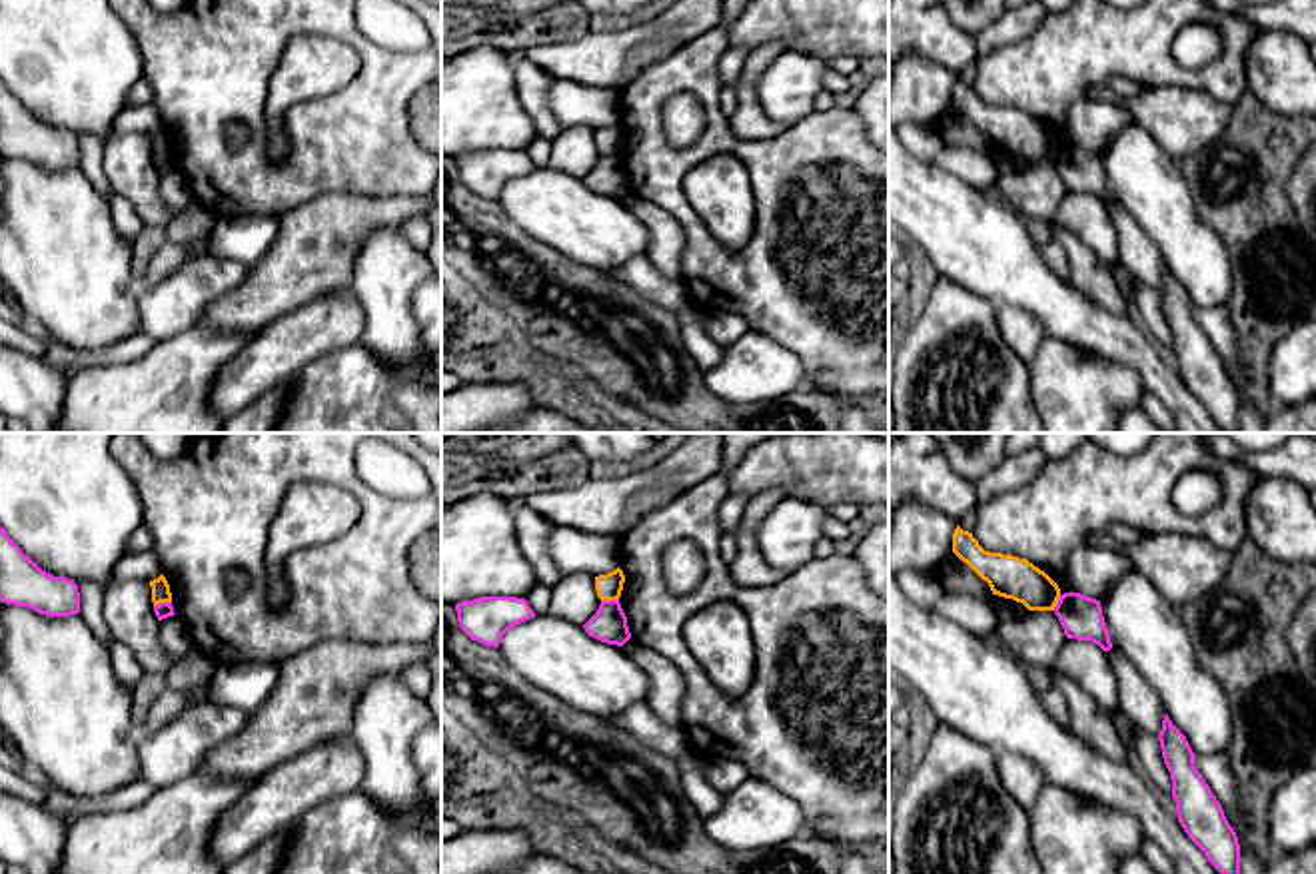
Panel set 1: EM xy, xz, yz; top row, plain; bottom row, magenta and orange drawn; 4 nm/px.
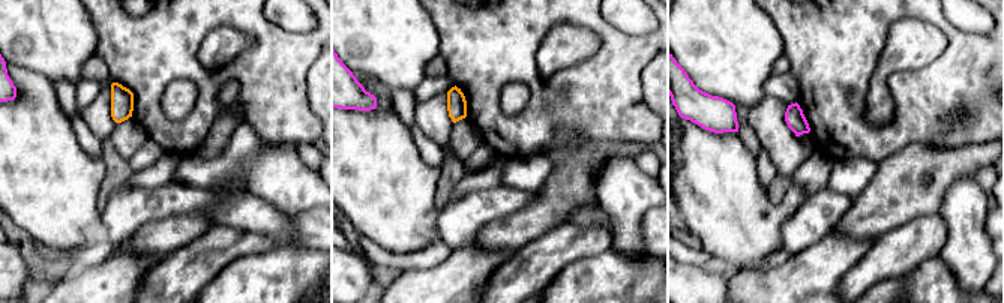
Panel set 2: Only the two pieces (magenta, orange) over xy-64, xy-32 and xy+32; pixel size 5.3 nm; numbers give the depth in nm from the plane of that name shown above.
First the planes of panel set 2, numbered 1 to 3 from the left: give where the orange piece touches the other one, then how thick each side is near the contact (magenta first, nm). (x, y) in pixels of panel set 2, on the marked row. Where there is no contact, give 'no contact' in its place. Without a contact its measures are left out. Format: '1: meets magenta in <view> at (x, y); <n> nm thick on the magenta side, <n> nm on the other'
1: no contact
2: no contact
3: no contact

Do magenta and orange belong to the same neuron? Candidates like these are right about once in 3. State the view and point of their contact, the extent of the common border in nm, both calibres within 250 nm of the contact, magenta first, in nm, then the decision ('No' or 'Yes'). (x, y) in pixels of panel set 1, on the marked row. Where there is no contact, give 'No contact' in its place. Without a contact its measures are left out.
Touches magenta at xy (162, 603). Shared border 80 nm. Thickness 60 nm (magenta) against 80 nm. No

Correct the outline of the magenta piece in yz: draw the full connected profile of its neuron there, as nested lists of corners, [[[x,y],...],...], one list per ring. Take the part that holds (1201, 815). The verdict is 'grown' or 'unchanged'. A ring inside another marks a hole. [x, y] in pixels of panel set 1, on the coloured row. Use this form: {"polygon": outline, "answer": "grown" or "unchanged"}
{"polygon": [[[1164,714],[1158,734],[1162,758],[1172,778],[1178,822],[1220,874],[1240,874],[1240,844],[1234,828],[1202,774],[1186,736]]], "answer": "unchanged"}

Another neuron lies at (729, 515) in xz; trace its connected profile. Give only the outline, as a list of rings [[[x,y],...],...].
[[[729,495],[725,499],[725,503],[719,509],[719,523],[721,523],[723,535],[735,533],[749,501],[751,499],[743,495]]]

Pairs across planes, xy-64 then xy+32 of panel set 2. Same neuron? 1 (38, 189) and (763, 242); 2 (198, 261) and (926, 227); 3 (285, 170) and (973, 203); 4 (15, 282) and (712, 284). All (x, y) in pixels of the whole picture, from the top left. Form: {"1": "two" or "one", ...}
{"1": "one", "2": "one", "3": "one", "4": "one"}

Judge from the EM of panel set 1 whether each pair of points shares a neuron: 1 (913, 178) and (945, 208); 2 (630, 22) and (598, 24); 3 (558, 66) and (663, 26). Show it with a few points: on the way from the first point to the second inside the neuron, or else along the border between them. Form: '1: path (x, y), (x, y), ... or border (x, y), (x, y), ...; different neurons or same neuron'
1: path (921, 186), (937, 202); same neuron
2: path (622, 22), (606, 22); same neuron
3: path (584, 60), (600, 60), (622, 42), (638, 36); same neuron

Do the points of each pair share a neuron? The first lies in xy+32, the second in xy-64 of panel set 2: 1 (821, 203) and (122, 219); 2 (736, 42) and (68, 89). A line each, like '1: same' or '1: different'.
1: same
2: different

